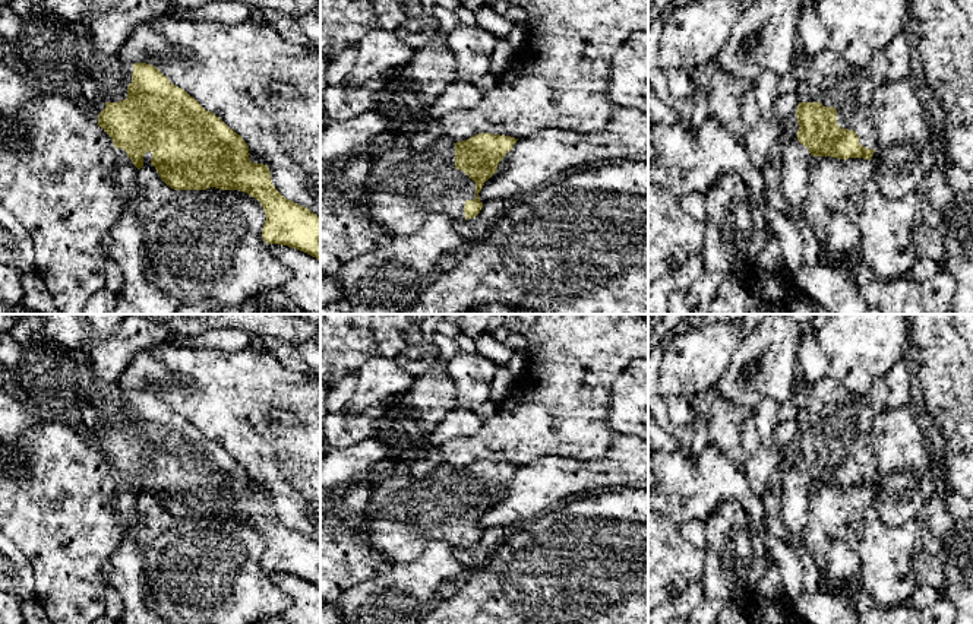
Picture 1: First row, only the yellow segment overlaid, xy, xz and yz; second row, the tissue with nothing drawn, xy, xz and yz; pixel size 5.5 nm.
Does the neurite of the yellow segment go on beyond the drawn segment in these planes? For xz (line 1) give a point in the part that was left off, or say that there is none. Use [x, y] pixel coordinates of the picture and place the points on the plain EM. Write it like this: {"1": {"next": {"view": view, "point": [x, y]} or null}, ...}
{"1": {"next": {"view": "xz", "point": [404, 513]}}}

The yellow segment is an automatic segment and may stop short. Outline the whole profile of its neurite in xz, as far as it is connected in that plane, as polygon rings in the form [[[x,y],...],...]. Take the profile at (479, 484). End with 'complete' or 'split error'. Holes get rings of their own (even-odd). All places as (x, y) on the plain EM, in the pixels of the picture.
[[[478,460],[462,469],[440,463],[420,479],[410,473],[382,476],[364,509],[370,545],[394,564],[416,560],[432,541],[448,541],[454,548],[476,545],[483,535],[480,517],[516,468],[505,462]]]; split error

